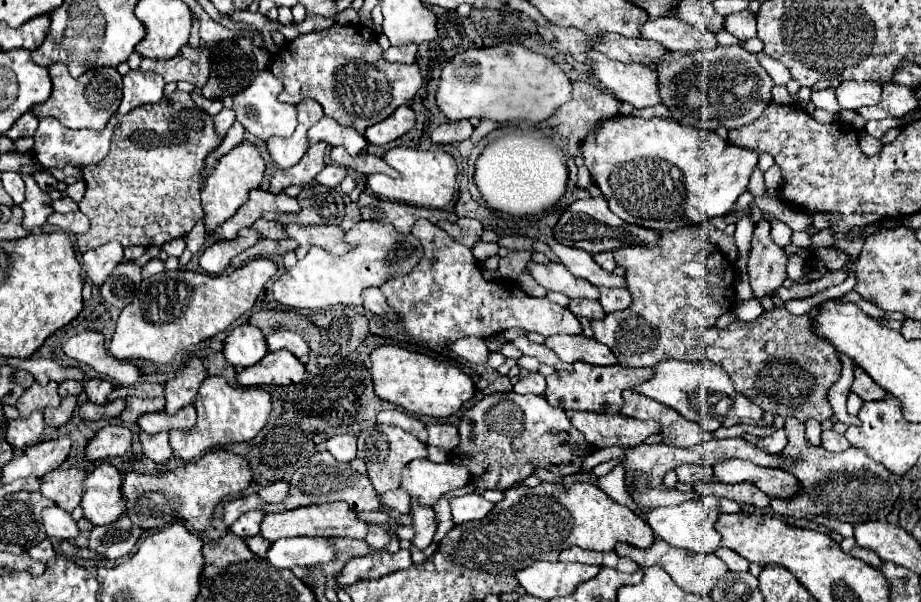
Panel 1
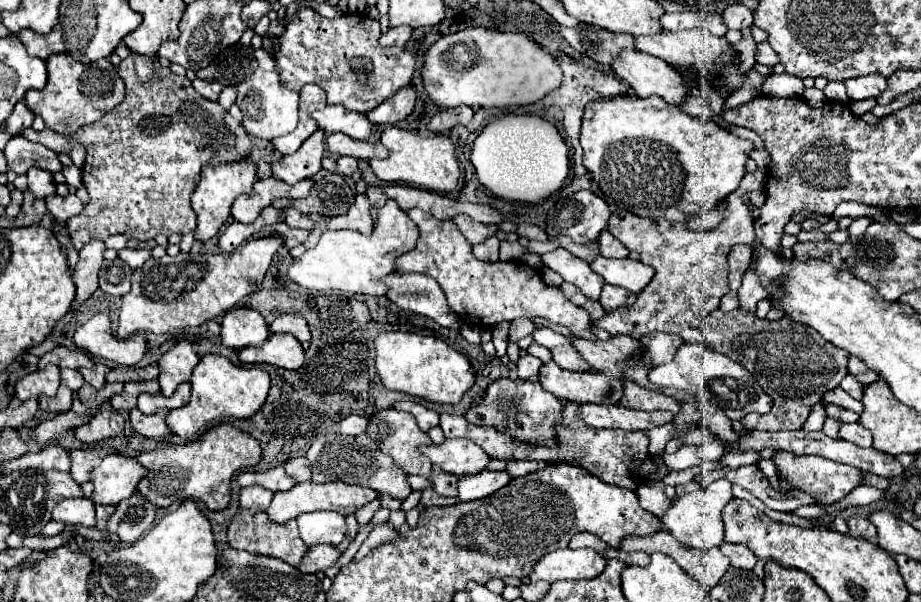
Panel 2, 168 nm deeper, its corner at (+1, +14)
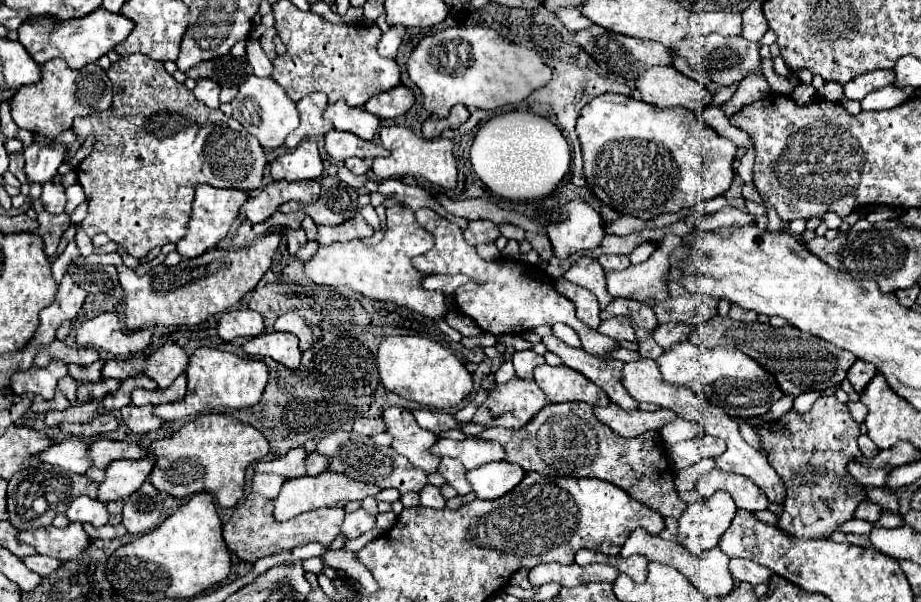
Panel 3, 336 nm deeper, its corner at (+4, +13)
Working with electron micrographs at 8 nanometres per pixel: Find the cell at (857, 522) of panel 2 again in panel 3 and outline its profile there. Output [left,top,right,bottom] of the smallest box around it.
[853,501,881,523]

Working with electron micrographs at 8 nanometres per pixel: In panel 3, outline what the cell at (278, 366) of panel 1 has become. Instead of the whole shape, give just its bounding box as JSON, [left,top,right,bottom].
[243,333,301,369]

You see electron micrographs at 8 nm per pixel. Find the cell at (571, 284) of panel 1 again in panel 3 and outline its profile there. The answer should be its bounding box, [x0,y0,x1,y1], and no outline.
[563,257,611,309]

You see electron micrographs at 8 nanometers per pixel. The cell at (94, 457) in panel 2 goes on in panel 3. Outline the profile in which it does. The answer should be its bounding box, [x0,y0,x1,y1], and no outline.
[89,439,135,469]

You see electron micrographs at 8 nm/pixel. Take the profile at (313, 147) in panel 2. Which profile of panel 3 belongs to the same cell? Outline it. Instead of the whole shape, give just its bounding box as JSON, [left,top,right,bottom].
[271,139,323,181]

